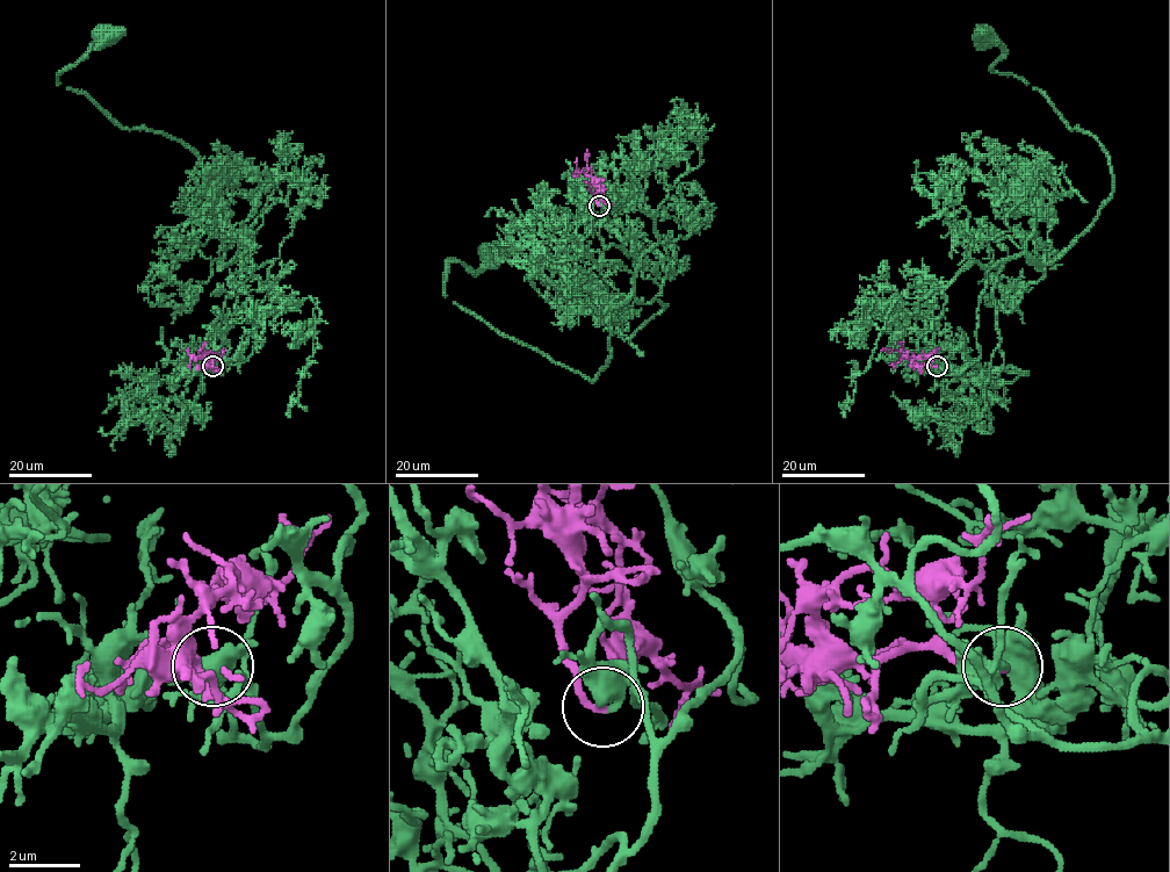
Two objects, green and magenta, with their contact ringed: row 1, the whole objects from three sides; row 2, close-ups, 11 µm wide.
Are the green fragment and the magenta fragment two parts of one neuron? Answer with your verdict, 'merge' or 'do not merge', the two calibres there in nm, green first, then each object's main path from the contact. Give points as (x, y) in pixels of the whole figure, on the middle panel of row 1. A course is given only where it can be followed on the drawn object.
merge | 320/190 nm | green via (599, 206), (604, 247), (638, 261), (592, 381), (446, 295), (452, 261), (479, 271), (495, 254) | magenta via (599, 206), (594, 196), (597, 186), (587, 173), (585, 155), (584, 160)

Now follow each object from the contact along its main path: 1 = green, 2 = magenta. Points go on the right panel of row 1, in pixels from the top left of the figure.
1: (937, 366), (979, 358), (992, 266), (1054, 262), (1112, 189), (1102, 145), (992, 70), (986, 37)
2: (937, 366), (917, 365), (904, 353), (886, 350), (892, 352)

